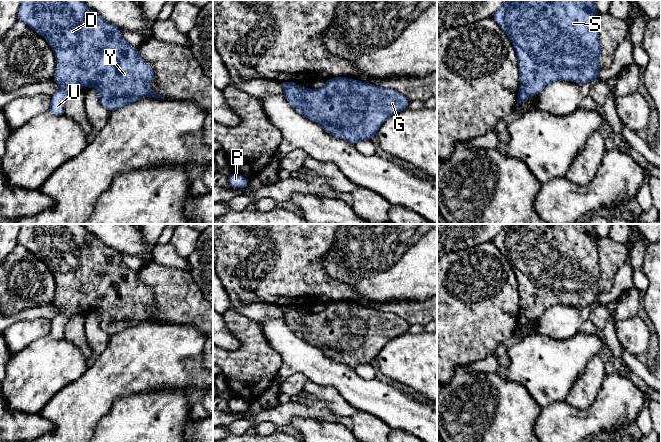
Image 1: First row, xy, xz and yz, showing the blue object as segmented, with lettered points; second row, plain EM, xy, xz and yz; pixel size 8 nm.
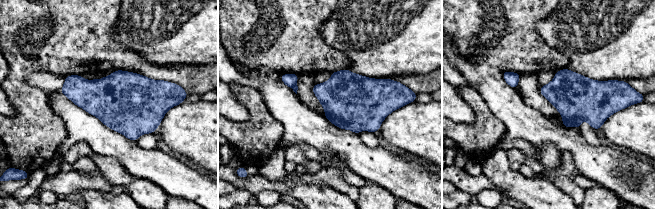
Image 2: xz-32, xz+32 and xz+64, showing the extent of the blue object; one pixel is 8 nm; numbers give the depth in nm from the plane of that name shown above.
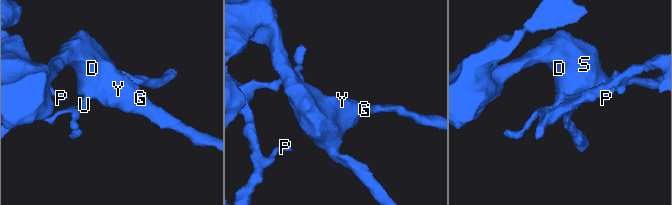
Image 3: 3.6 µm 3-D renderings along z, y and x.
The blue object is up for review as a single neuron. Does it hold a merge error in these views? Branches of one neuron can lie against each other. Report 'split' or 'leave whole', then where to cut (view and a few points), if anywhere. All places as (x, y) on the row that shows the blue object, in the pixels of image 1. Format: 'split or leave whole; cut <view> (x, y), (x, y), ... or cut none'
split; cut yz (519, 90), (522, 90), (529, 96)

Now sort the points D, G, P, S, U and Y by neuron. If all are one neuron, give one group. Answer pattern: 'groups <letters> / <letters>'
groups D G S Y / P U

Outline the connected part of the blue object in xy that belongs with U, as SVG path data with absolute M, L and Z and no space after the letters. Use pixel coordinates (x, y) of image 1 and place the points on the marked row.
M59 89L53 96L51 96L51 105L49 108L49 112L54 115L64 114L65 102L68 97L68 93Z

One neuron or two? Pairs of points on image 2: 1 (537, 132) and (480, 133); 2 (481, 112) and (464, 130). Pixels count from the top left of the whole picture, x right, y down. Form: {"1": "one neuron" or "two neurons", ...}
{"1": "two neurons", "2": "one neuron"}

